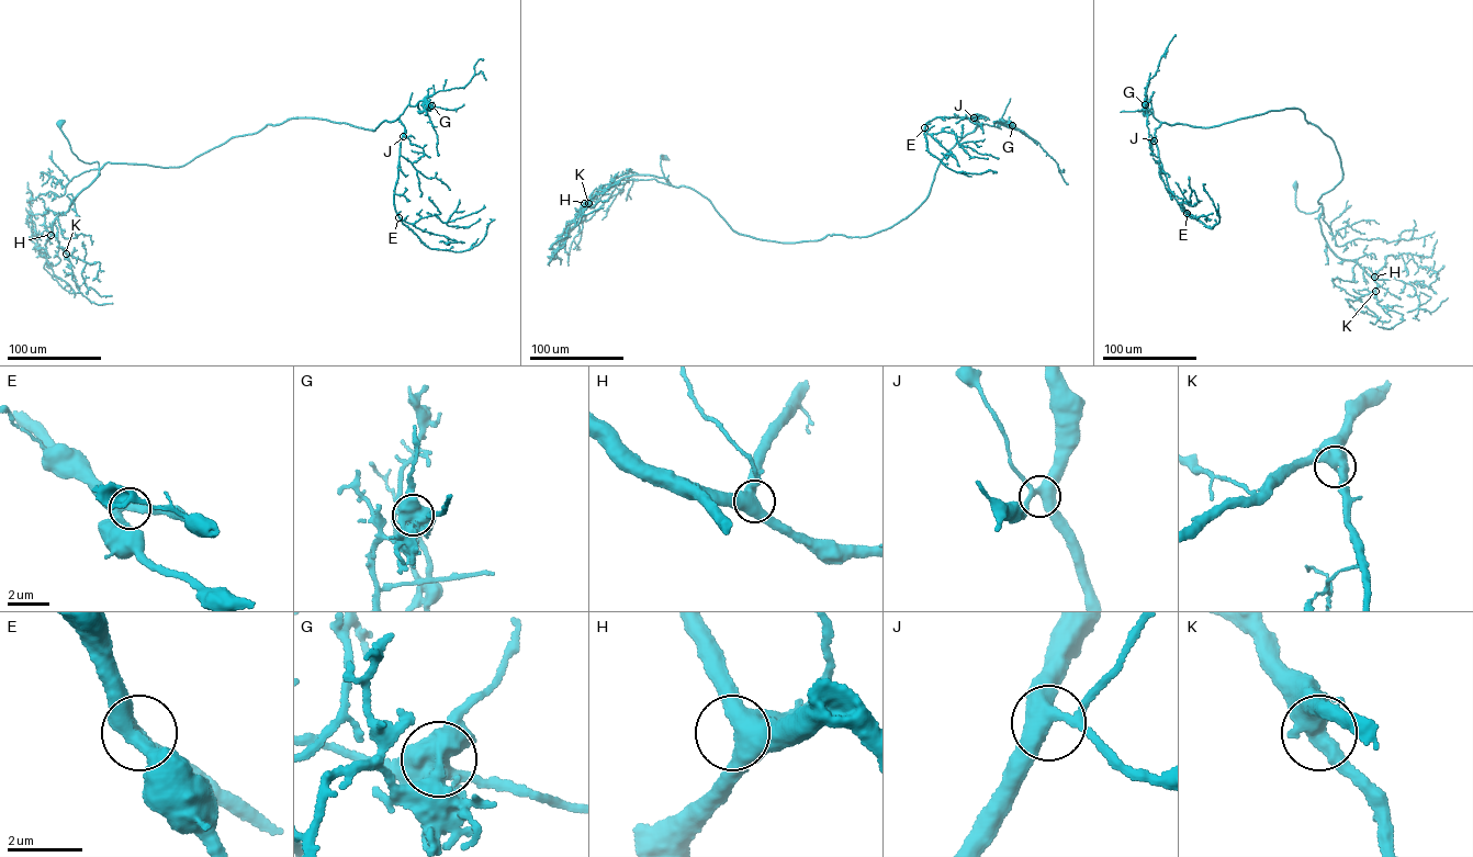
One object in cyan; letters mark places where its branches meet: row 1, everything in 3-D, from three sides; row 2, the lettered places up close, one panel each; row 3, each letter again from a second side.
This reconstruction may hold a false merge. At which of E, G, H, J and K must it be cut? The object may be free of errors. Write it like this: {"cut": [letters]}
{"cut": ["G"]}

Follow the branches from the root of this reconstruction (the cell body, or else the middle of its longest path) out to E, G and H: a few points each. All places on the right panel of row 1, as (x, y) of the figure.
E: (1295, 185), (1299, 211), (1323, 211), (1342, 175), (1333, 139), (1296, 108), (1164, 122), (1158, 157), (1187, 213)
G: (1295, 185), (1299, 211), (1323, 211), (1342, 175), (1333, 139), (1297, 108), (1206, 127), (1159, 122), (1145, 104)
H: (1295, 185), (1299, 211), (1312, 213), (1323, 207), (1318, 222), (1331, 250), (1374, 277)

